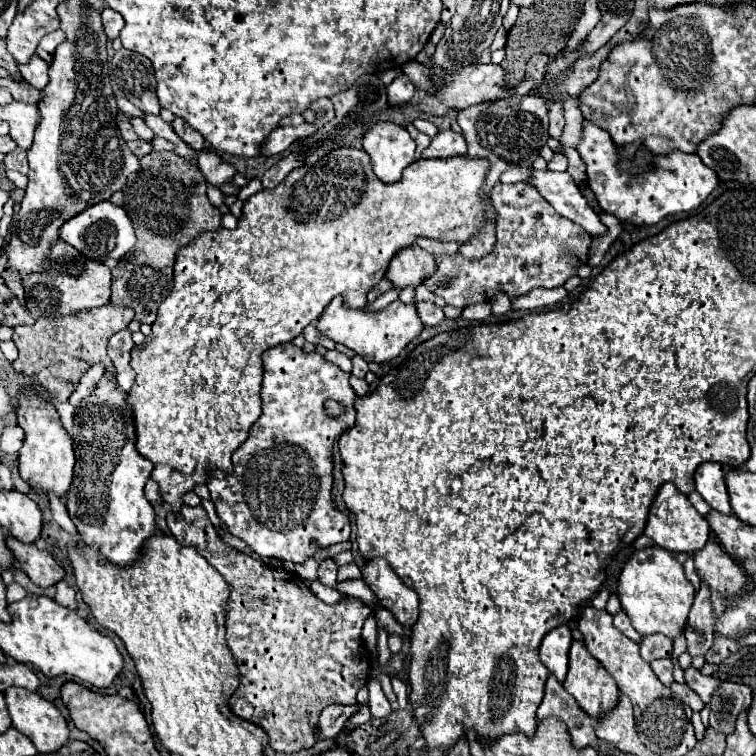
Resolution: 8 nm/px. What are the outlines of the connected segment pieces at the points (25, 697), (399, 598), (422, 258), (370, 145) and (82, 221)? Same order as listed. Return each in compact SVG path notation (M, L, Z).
M12 686L4 694L6 694L6 706L8 706L8 712L10 712L10 718L12 718L12 726L16 730L20 730L24 736L28 736L34 742L34 746L38 748L38 752L48 754L48 752L54 752L54 750L58 750L60 746L66 744L70 732L68 732L64 716L56 708L56 704L48 702L38 692L22 690L20 686Z
M376 558L374 562L366 562L362 568L362 578L378 596L380 606L394 612L396 620L404 626L412 626L418 618L418 596L412 588L404 586L404 582L394 574L386 560Z
M412 246L410 250L400 250L396 258L392 258L392 266L388 266L386 278L394 282L396 288L420 286L426 278L436 272L434 256L422 250L420 246Z
M378 122L364 134L364 150L368 152L374 172L382 182L398 182L406 166L414 158L416 144L406 128L394 122Z
M110 200L92 204L84 212L80 212L74 218L66 220L62 224L62 228L60 228L60 238L64 242L68 242L70 246L74 246L84 256L88 256L90 260L96 260L96 262L104 262L108 258L120 260L136 244L134 226L132 226L126 210L120 208L120 206L116 206L116 204L112 204Z

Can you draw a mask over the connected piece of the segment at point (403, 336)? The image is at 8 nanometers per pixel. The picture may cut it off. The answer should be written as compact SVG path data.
M336 296L328 308L324 310L324 314L320 316L316 328L326 334L328 338L332 338L338 344L344 344L348 348L352 348L358 356L362 356L366 362L390 362L394 360L424 328L424 324L420 322L420 316L416 312L414 304L402 304L402 302L392 302L390 306L386 306L380 312L362 312L362 310L350 310L342 306L342 298Z

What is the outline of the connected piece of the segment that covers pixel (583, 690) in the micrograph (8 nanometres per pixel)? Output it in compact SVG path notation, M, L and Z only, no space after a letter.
M574 640L572 648L570 648L570 664L568 664L568 676L562 684L566 688L568 694L572 694L576 698L576 702L580 704L580 708L594 720L600 720L604 714L612 712L616 702L618 702L618 686L612 680L612 676L608 672L602 672L602 664L586 650L584 642Z

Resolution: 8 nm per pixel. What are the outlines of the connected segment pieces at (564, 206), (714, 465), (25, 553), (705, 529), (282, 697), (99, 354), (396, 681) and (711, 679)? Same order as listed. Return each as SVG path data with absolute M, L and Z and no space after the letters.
M534 170L530 184L538 188L538 192L554 206L558 214L564 214L568 220L580 224L590 236L604 236L608 232L568 172Z
M704 462L696 468L694 482L696 490L702 494L702 498L718 512L722 514L732 514L728 490L726 490L726 474L732 470L728 464L720 462Z
M8 536L6 544L8 550L14 554L14 558L18 560L20 568L28 574L28 578L34 584L46 588L46 586L54 586L64 578L62 566L56 564L56 560L48 550L40 550L36 544L24 544L14 536Z
M664 484L660 486L660 490L654 496L650 514L648 514L648 522L646 522L646 530L644 534L648 538L652 538L656 542L656 546L668 550L668 552L686 552L686 554L694 554L698 550L704 548L706 540L710 538L710 526L706 522L704 516L700 516L696 512L696 508L690 504L688 496L678 492L674 484Z
M182 506L180 514L168 514L168 528L180 546L192 546L204 556L230 584L230 604L226 618L226 638L232 654L240 666L240 686L230 698L230 708L236 716L262 726L270 736L270 746L276 752L298 752L314 744L312 728L324 706L328 704L356 704L358 690L370 676L370 654L360 636L362 624L372 608L358 598L344 596L338 606L320 602L312 590L294 572L274 568L252 560L248 554L222 542L202 506Z
M108 304L102 308L82 310L74 316L64 316L56 320L38 318L32 326L16 326L12 340L18 346L20 356L16 362L12 362L12 368L16 370L16 374L22 374L34 384L42 386L52 400L66 402L76 390L82 374L86 374L98 362L104 364L108 378L114 380L116 372L112 360L106 354L106 344L112 334L126 330L132 320L134 312L130 308L116 308Z
M392 678L392 688L394 688L394 694L400 702L402 708L408 706L408 684L404 678Z
M688 668L684 672L686 672L686 684L702 698L704 704L708 704L712 700L712 694L716 694L716 686L720 686L722 680L718 680L716 676L704 676L696 668Z

